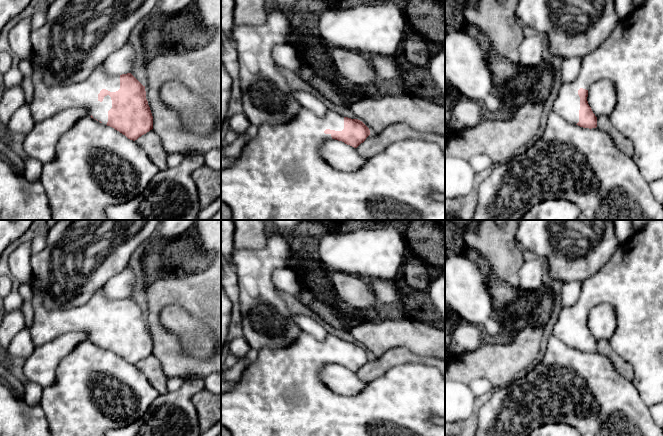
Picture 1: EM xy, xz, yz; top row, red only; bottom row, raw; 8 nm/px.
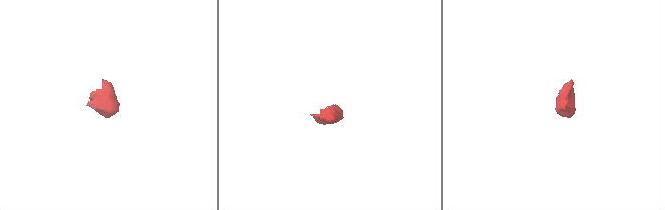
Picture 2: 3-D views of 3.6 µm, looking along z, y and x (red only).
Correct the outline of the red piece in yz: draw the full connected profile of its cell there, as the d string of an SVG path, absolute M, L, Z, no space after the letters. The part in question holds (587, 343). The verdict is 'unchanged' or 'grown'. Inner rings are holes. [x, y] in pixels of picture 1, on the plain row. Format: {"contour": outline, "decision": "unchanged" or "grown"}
{"contour": "M649 220L647 225L640 231L634 233L630 239L624 242L620 242L615 252L612 254L608 262L601 268L601 270L597 274L583 282L578 300L573 305L561 310L558 320L552 328L552 334L557 339L570 347L574 347L583 352L596 352L597 341L589 330L587 321L588 313L590 312L590 310L594 306L602 303L611 304L615 308L617 325L615 332L611 338L611 346L613 351L632 367L632 383L638 390L641 399L649 407L658 404L659 402L663 402L663 220Z", "decision": "grown"}

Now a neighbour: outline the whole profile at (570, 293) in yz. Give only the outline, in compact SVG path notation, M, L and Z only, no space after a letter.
M571 281L564 283L561 291L562 308L573 305L579 298L583 282Z

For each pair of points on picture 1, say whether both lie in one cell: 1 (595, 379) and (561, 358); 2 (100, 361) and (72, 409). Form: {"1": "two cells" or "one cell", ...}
{"1": "one cell", "2": "one cell"}

